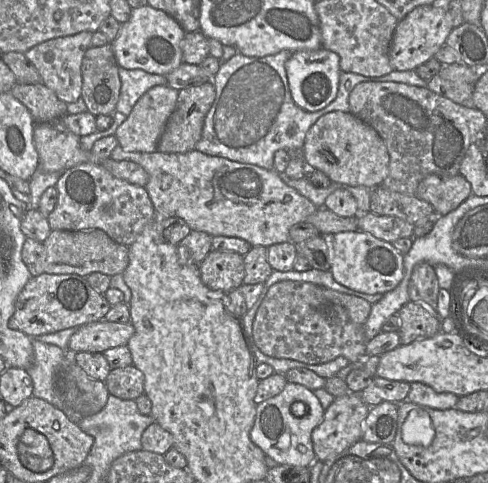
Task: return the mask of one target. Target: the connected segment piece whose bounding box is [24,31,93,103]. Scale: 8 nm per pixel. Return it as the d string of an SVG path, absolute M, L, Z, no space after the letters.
M83 31L74 35L57 37L44 41L25 52L25 56L39 71L43 84L50 88L65 103L72 103L82 93L82 60L85 52L91 47L92 32Z

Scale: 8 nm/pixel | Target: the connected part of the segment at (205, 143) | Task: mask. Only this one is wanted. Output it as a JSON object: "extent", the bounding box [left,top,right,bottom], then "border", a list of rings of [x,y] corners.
{"extent":[195,50,427,170],"border":[[[282,50],[276,54],[264,57],[249,57],[238,52],[229,60],[221,62],[219,71],[212,79],[216,89],[216,97],[205,117],[201,139],[198,141],[195,149],[210,156],[222,157],[231,161],[252,164],[272,170],[274,169],[274,154],[276,151],[281,149],[302,151],[307,131],[321,116],[333,111],[350,112],[349,94],[357,84],[366,81],[376,81],[398,82],[417,87],[427,87],[427,81],[422,79],[414,70],[392,70],[390,73],[380,77],[367,77],[341,71],[335,99],[323,109],[309,112],[298,107],[291,96],[285,69],[285,63],[291,54],[292,52],[289,50]]]}

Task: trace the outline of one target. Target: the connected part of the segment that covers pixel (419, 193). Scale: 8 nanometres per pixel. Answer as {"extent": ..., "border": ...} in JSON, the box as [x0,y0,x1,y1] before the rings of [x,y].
{"extent":[416,174,471,216],"border":[[[460,174],[452,177],[429,175],[416,191],[416,196],[430,203],[438,216],[455,210],[471,194],[471,184]]]}

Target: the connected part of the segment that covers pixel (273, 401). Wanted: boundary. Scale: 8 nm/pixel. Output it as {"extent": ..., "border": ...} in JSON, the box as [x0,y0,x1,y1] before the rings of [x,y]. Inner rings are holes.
{"extent":[250,382,325,467],"border":[[[288,382],[281,393],[256,406],[250,439],[279,465],[310,467],[318,460],[313,450],[312,432],[322,423],[324,413],[325,409],[313,391],[303,385]],[[295,402],[307,405],[305,415],[297,417],[292,413],[291,407]]]}

